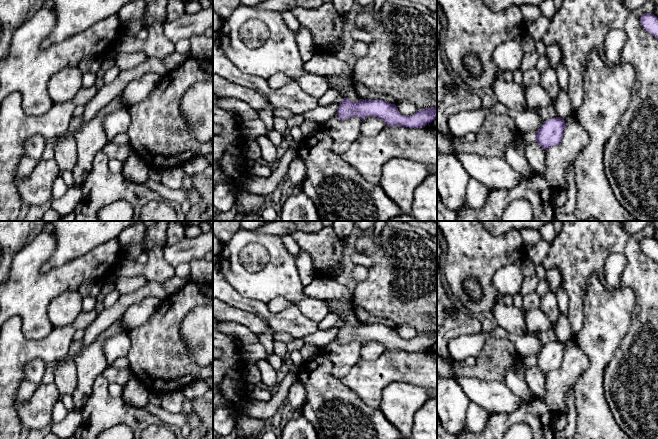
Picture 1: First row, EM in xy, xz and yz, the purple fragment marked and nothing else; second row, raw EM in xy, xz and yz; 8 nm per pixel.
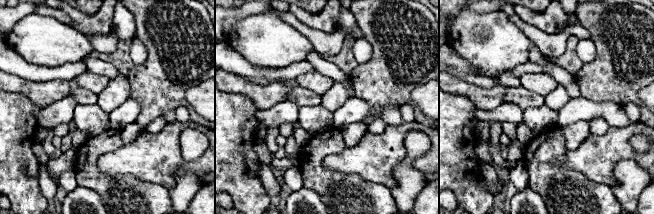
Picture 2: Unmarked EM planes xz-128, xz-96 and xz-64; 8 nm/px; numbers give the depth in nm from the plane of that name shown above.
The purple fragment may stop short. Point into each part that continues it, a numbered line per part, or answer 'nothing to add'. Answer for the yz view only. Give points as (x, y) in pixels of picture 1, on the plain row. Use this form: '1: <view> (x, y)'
nothing to add

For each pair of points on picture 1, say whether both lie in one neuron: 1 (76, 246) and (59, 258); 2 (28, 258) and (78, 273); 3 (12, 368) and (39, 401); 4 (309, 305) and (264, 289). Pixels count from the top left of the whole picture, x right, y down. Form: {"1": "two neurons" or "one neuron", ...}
{"1": "one neuron", "2": "one neuron", "3": "two neurons", "4": "two neurons"}

